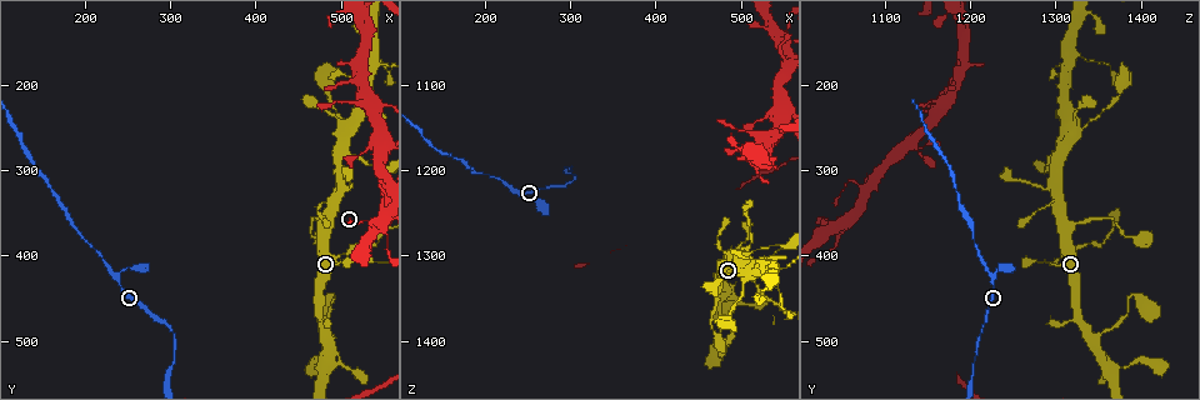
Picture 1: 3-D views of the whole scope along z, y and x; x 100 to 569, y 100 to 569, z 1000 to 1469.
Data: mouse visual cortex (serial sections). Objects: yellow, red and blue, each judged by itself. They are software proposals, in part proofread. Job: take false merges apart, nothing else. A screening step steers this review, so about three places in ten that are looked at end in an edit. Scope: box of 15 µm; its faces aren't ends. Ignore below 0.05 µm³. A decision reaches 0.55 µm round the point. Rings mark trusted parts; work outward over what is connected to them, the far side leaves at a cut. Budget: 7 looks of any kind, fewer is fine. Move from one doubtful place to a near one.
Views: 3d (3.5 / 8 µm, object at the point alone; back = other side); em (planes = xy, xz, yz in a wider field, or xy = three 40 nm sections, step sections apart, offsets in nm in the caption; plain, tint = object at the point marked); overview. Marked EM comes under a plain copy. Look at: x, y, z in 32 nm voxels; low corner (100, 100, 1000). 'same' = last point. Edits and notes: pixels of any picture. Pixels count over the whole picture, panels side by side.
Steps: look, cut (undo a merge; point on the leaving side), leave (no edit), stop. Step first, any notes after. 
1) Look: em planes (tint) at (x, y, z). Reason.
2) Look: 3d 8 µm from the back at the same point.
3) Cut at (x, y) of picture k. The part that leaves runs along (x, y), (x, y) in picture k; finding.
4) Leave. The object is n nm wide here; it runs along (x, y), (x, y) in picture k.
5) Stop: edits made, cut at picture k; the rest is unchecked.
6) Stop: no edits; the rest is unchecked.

Look: 3d 3.5 µm at (520, 385, 1340). A narrow waist.

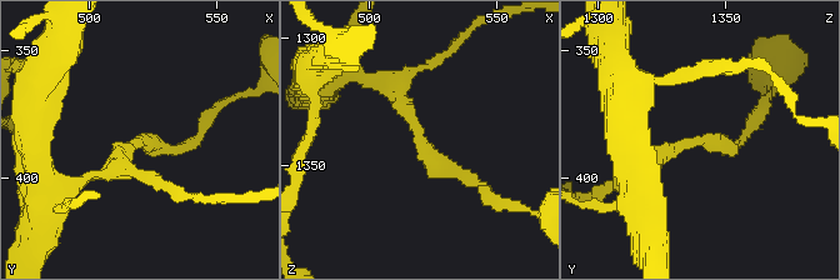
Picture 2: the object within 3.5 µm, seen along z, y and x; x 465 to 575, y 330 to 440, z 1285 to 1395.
Look: em xy step 1 (tint) at (520, 385, 1341). The arms are 150, 250 nm wide; shape alone is not enough.

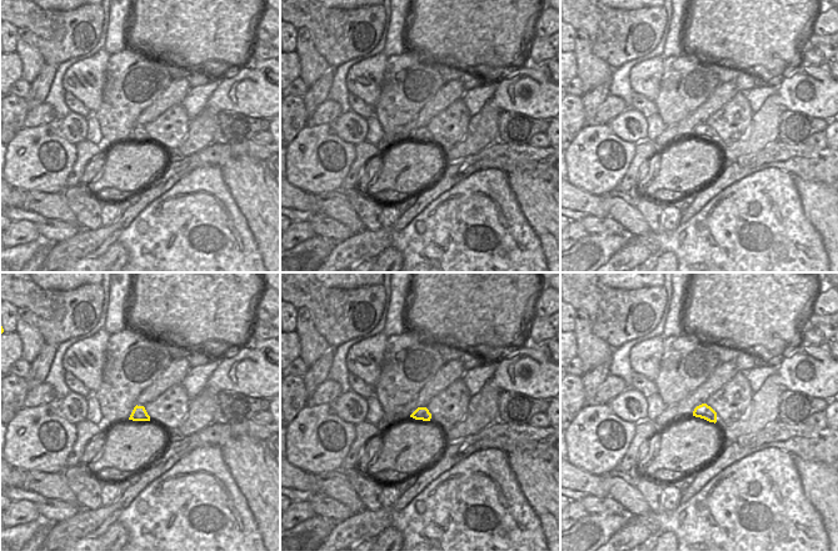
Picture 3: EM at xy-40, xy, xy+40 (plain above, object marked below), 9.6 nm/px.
Leave. The object is 120 nm wide here; it runs along (386, 84), (425, 158), (479, 186) in picture 2; one cell here.

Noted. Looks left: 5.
Look: 3d 8 µm at (480, 335, 1290). Calibre changes.

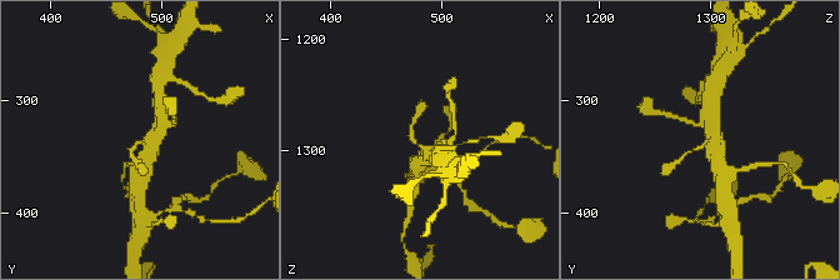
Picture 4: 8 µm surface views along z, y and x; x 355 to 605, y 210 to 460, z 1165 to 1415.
Look: 3d 3.5 µm at (480, 340, 1292).

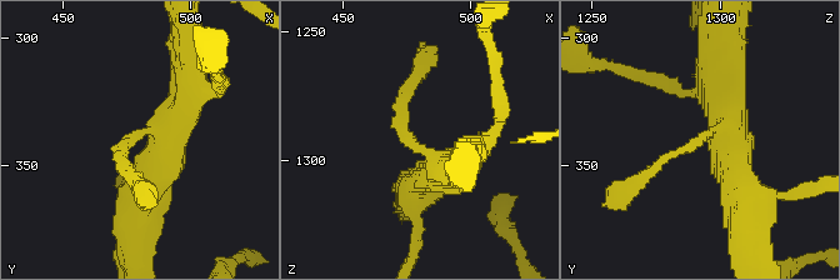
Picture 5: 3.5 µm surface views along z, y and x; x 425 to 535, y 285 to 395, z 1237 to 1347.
Look: em xy step 1 (tint) at (479, 337, 1294). Shape alone is not enough.

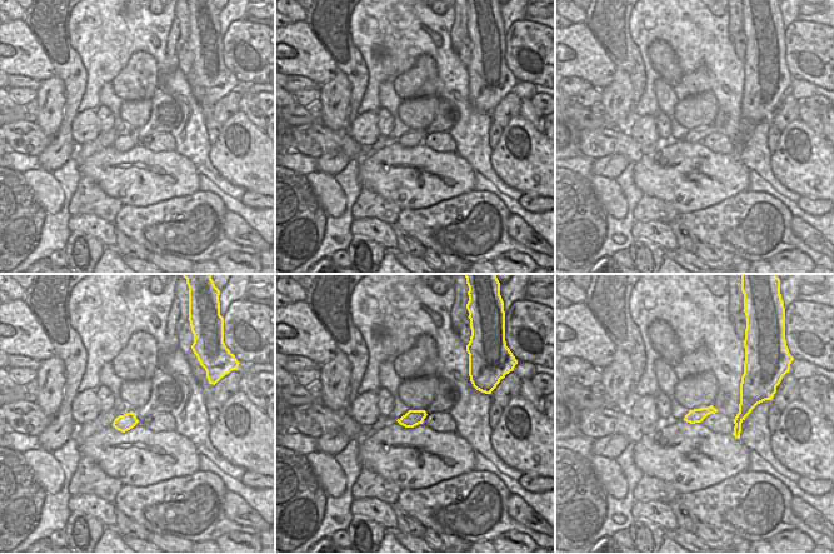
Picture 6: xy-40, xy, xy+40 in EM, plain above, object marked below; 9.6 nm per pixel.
Leave. It runs along (435, 171), (451, 168), (401, 126), (413, 81) in picture 5; all the same cell.

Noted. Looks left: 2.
Look: 3d 8 µm at (495, 285, 1300). Thick turns thin.

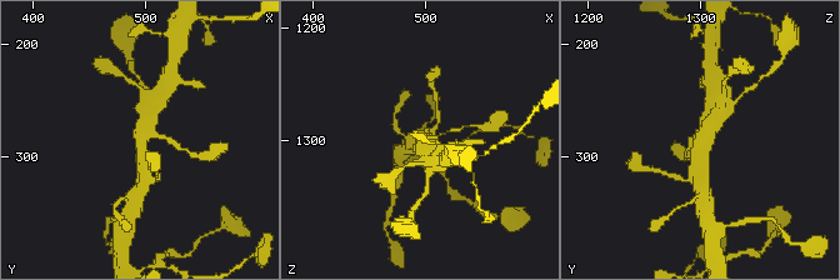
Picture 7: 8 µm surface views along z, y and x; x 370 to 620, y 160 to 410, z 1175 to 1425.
Look: em xy step 3 (tint) at (494, 286, 1302).

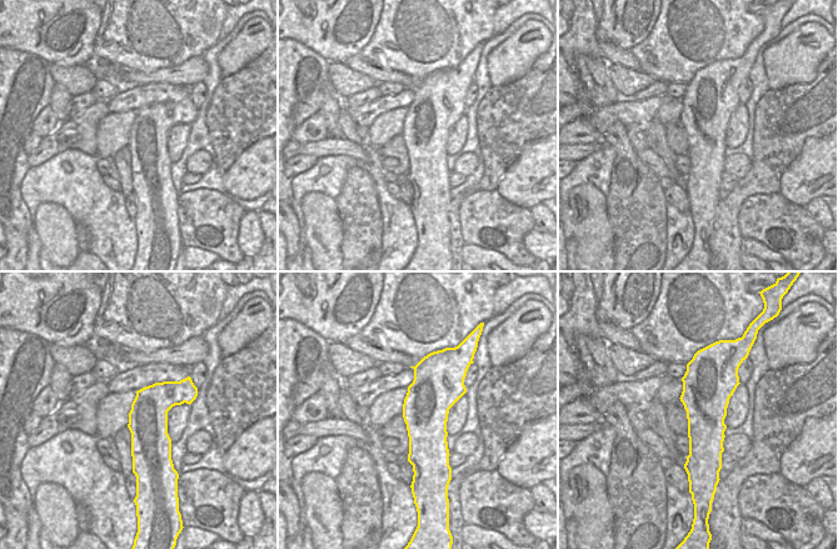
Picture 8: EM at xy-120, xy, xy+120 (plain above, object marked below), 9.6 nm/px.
Leave. The arms are 150, 400, 450 nm wide; continuous, no second cell.

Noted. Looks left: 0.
Stop: no edits; the rest is unchecked.

